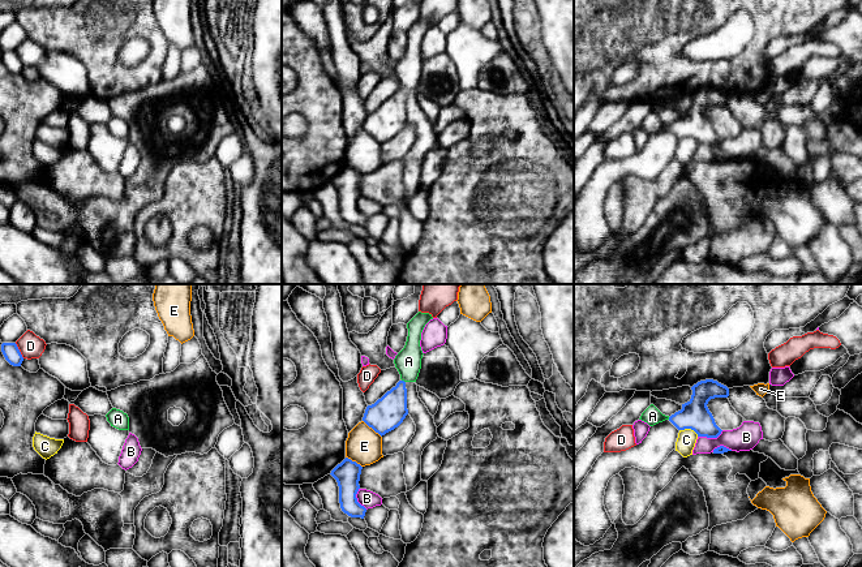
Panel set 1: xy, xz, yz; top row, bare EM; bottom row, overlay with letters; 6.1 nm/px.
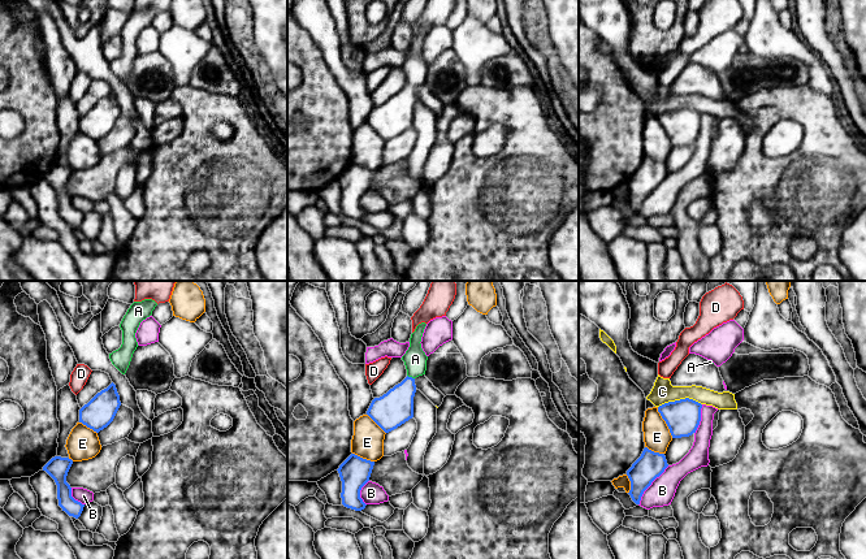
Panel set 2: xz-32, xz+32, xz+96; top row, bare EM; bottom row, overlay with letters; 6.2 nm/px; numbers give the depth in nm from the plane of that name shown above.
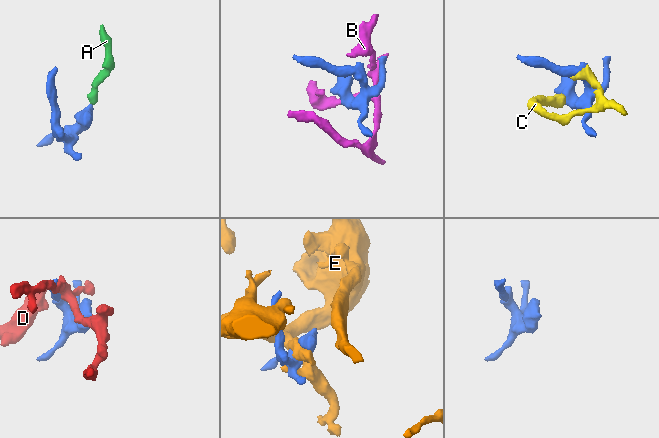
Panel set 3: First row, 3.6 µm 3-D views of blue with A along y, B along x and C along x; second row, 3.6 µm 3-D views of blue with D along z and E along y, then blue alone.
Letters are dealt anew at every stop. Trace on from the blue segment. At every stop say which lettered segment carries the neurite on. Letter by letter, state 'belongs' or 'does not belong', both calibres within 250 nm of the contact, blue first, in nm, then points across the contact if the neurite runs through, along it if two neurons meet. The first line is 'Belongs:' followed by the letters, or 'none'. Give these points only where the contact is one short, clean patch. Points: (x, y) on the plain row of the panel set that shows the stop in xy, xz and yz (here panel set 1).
Belongs: A
A: belongs; 200 nm thick on the blue side, 160 nm on the other; runs through xz (386, 121), (391, 116), (403, 89), (408, 81), (408, 69)
B: does not belong; 180 nm thick on the blue side, 160 nm on the other
C: does not belong; 180 nm thick on the blue side, 120 nm on the other
D: does not belong; 100 nm thick on the blue side, 150 nm on the other
E: does not belong; 200 nm thick on the blue side, 220 nm on the other

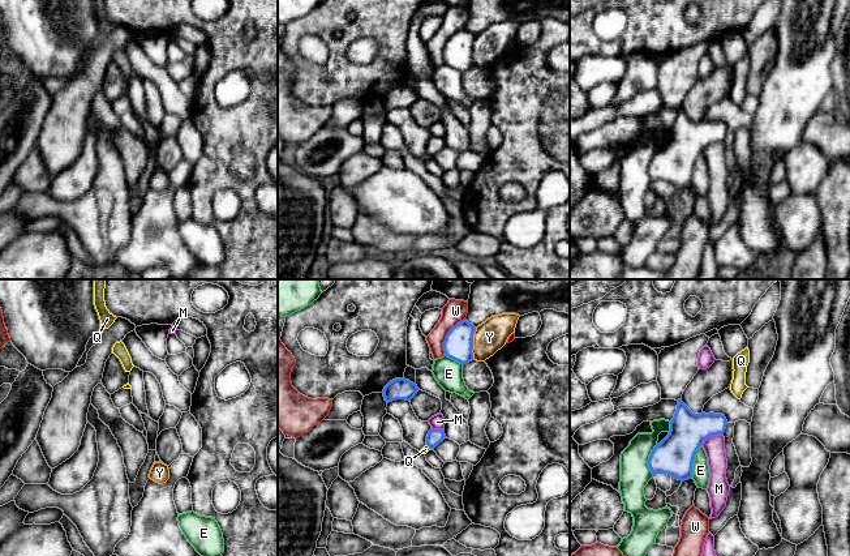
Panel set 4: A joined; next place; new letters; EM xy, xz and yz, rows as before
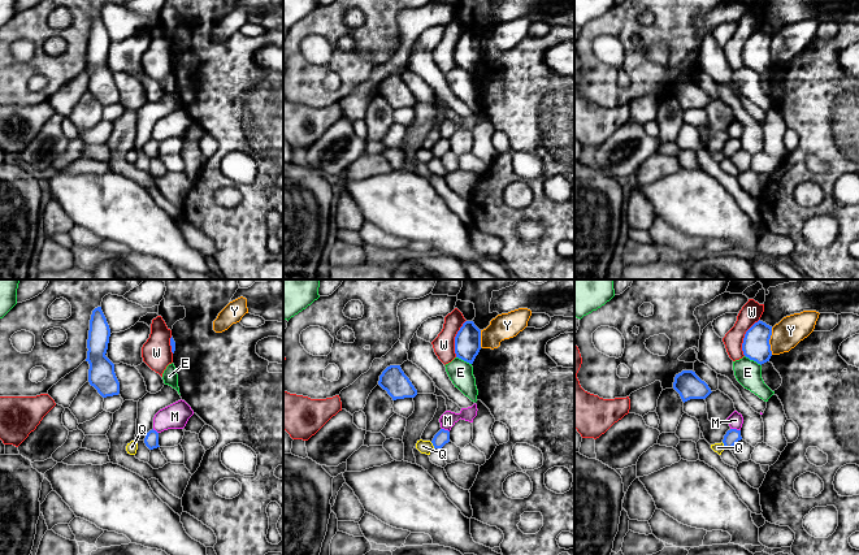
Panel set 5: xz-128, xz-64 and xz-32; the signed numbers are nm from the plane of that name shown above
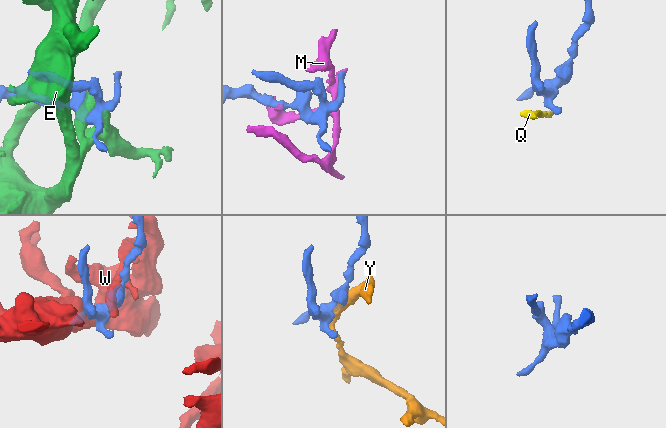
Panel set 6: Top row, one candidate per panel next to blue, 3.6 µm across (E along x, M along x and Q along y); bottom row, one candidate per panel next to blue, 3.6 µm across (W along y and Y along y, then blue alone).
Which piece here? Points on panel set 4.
Belongs: none
E: does not belong; 240 nm thick on the blue side, 110 nm on the other
M: does not belong; 240 nm thick on the blue side, 130 nm on the other
Q: does not belong; 90 nm thick on the blue side, 50 nm on the other; border along xz (426, 152), (429, 157)
W: does not belong; 180 nm thick on the blue side, 140 nm on the other
Y: does not belong; 180 nm thick on the blue side, 190 nm on the other

